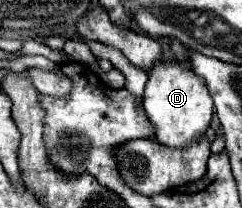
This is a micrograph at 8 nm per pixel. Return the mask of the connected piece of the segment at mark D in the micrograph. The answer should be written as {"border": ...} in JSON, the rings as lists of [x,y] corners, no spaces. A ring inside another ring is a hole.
{"border":[[[158,63],[154,71],[150,71],[146,91],[144,91],[144,111],[150,123],[156,127],[156,141],[172,147],[184,149],[204,137],[212,119],[212,99],[206,91],[202,79],[198,79],[190,67],[178,63]]]}

